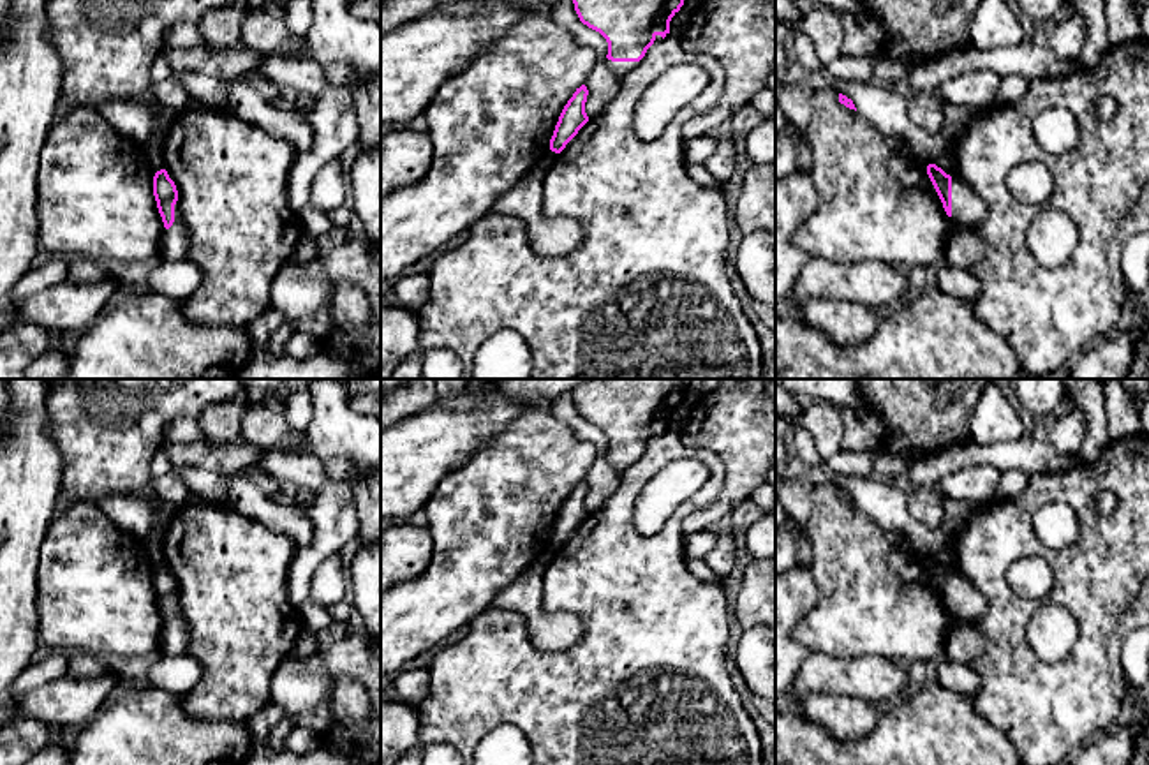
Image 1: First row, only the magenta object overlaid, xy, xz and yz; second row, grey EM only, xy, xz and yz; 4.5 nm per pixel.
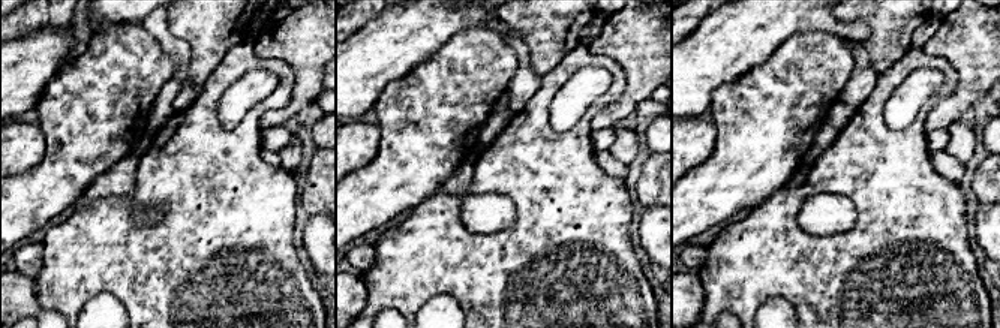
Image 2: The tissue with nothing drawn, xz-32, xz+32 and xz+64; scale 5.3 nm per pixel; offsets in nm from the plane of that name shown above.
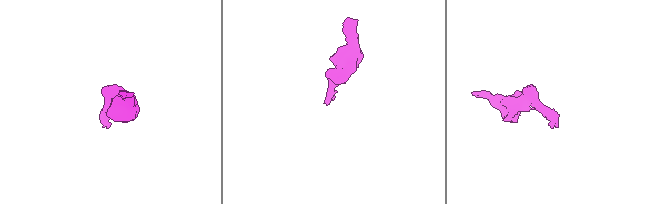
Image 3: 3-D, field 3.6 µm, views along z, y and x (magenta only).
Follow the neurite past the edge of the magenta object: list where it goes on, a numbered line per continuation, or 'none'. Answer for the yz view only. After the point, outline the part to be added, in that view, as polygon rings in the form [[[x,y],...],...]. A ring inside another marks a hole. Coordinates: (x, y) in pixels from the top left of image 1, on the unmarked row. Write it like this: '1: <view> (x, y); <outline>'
1: yz (968, 603); [[[952,571],[952,619],[955,624],[975,624],[985,612],[985,596],[957,571]]]

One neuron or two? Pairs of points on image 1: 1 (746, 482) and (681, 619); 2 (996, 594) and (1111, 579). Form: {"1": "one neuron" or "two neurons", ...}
{"1": "two neurons", "2": "one neuron"}

